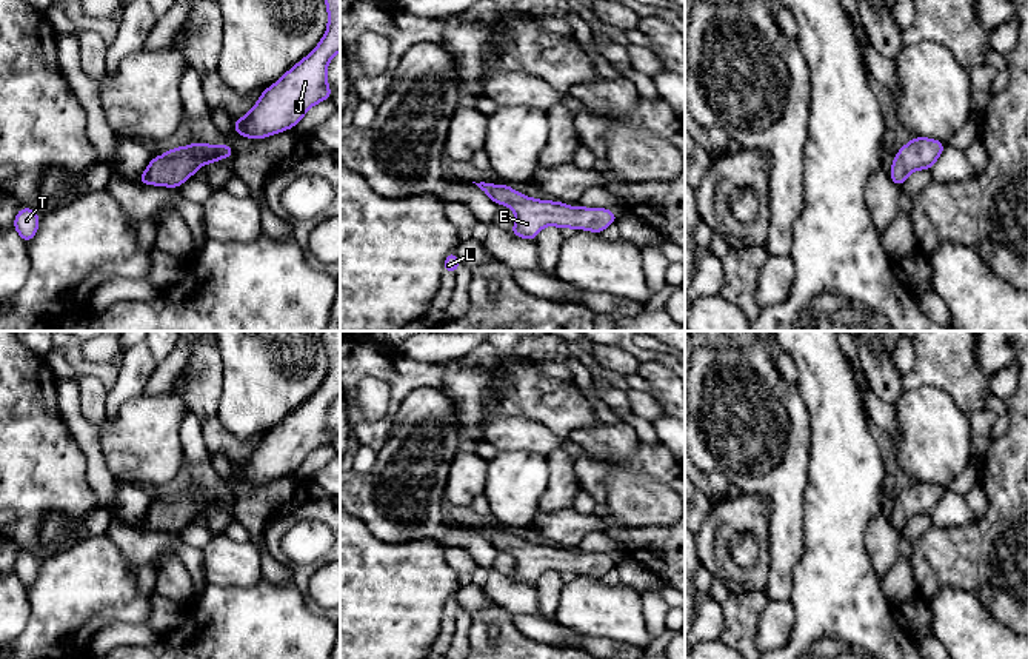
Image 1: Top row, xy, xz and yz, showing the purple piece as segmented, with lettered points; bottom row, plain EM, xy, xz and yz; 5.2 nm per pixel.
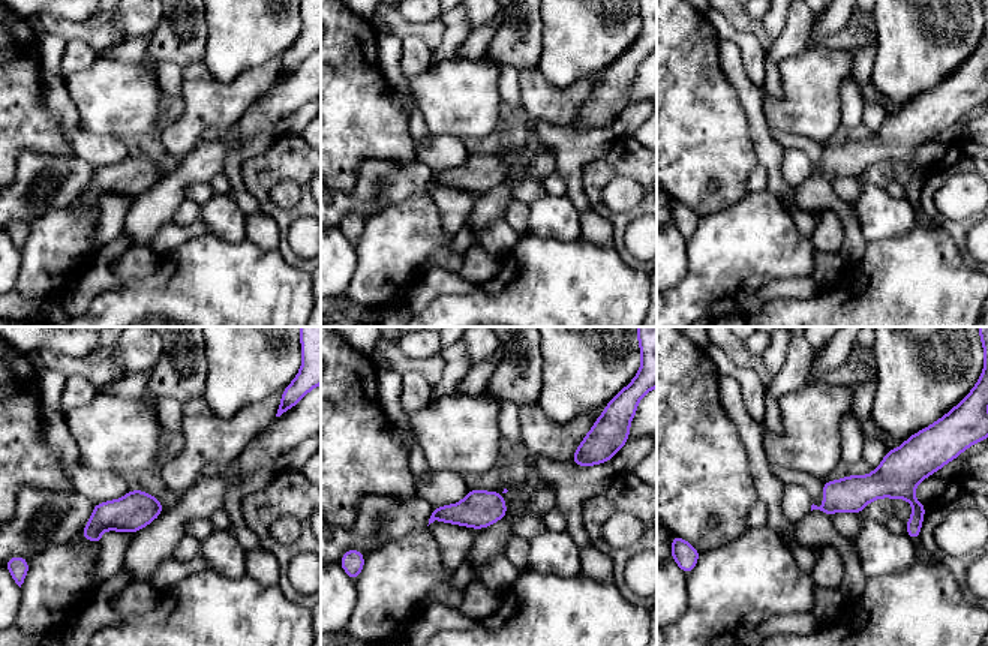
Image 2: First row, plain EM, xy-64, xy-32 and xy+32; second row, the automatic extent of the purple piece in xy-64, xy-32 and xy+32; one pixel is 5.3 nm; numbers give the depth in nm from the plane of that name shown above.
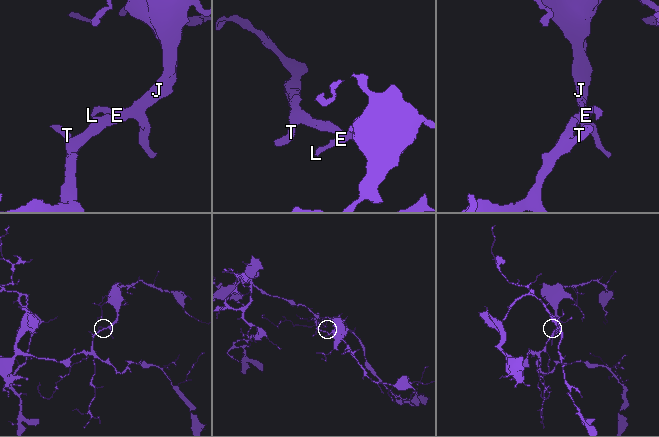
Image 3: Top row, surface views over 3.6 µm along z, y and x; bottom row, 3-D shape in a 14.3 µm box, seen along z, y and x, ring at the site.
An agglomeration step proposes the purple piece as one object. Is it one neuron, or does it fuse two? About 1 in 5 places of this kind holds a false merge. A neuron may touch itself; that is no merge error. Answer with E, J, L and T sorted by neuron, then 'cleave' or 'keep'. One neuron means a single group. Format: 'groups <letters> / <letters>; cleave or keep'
groups E J L T; keep

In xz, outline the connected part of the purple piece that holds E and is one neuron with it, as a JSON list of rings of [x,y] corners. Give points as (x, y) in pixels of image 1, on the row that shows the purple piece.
[[[476,183],[496,205],[506,205],[516,214],[516,225],[509,229],[512,236],[536,240],[542,228],[552,225],[572,229],[586,229],[600,234],[619,216],[606,208],[571,208],[566,203],[548,202],[526,197],[506,183]]]

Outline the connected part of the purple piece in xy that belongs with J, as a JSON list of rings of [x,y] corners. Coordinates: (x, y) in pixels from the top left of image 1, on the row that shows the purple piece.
[[[325,0],[328,28],[320,43],[283,77],[262,92],[243,119],[232,119],[234,131],[243,137],[263,137],[294,128],[309,108],[332,99],[326,68],[340,51],[340,0]]]

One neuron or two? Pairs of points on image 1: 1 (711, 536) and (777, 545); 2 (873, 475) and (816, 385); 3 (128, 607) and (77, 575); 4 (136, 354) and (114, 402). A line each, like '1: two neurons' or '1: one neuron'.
1: two neurons
2: one neuron
3: one neuron
4: one neuron

